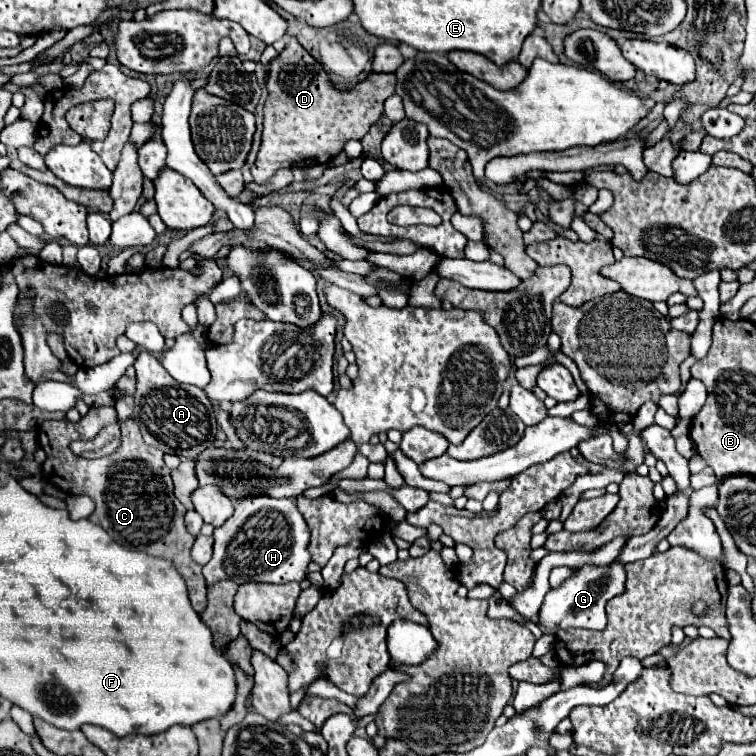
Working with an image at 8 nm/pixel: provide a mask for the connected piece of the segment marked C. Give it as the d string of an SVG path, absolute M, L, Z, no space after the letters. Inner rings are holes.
M112 406L90 408L78 424L44 420L38 428L38 440L46 452L46 462L42 464L42 474L46 476L46 480L64 492L90 496L96 504L96 510L90 514L90 520L102 526L124 548L144 550L152 556L170 560L180 572L180 576L186 580L192 608L200 614L206 608L208 588L202 576L202 566L198 566L190 558L194 536L190 536L184 528L186 508L174 496L170 468L164 464L164 452L144 444L136 420L120 420L116 408ZM108 424L118 424L122 430L122 446L114 454L88 460L76 456L68 448L72 440L94 438L94 432Z

